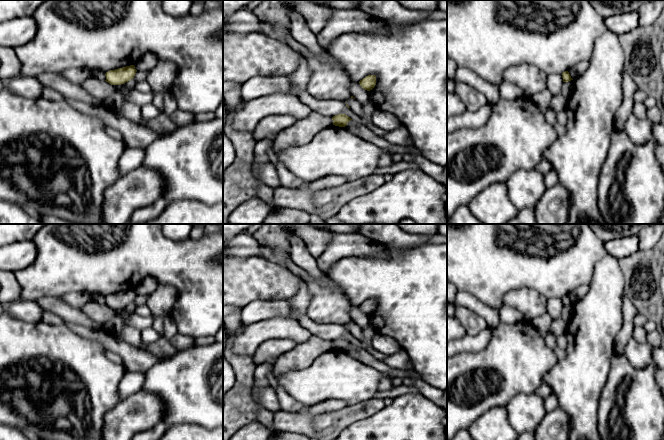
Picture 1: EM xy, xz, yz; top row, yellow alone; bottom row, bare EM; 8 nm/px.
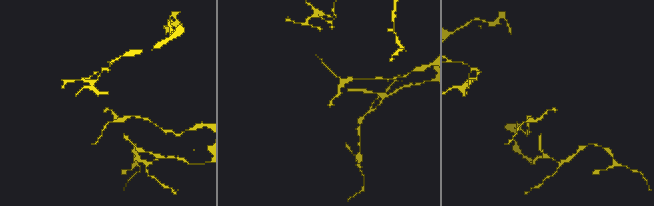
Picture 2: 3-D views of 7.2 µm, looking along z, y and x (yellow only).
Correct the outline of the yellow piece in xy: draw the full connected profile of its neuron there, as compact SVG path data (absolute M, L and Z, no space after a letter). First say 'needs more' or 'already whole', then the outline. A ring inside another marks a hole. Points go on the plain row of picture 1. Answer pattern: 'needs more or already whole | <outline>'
already whole | M134 289L110 294L105 297L106 306L111 309L121 309L134 302L137 294Z

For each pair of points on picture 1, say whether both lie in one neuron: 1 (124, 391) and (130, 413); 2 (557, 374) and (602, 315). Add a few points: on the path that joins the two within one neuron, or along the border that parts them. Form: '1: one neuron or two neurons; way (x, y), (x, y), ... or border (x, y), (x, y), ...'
1: two neurons; border (141, 388), (121, 400)
2: one neuron; way (572, 360), (591, 341), (592, 330)

